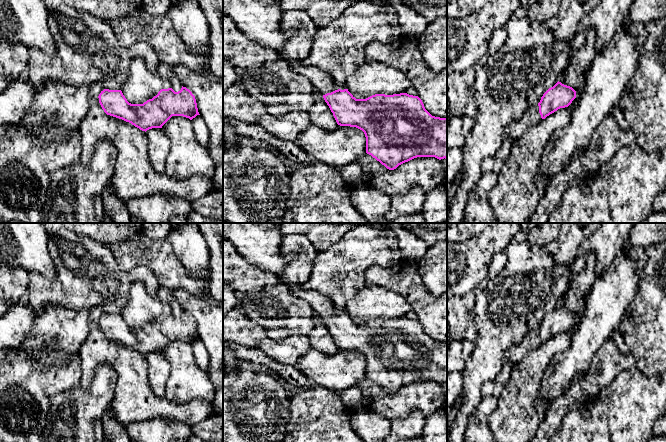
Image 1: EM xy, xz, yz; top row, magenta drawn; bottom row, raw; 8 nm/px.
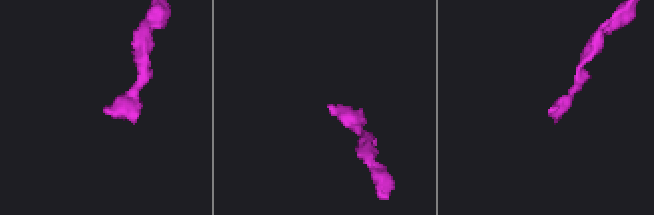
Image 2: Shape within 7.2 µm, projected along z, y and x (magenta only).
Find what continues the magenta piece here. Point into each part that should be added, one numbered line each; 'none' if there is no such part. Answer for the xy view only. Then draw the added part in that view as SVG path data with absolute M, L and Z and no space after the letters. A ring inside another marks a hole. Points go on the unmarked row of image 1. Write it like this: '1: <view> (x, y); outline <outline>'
none

